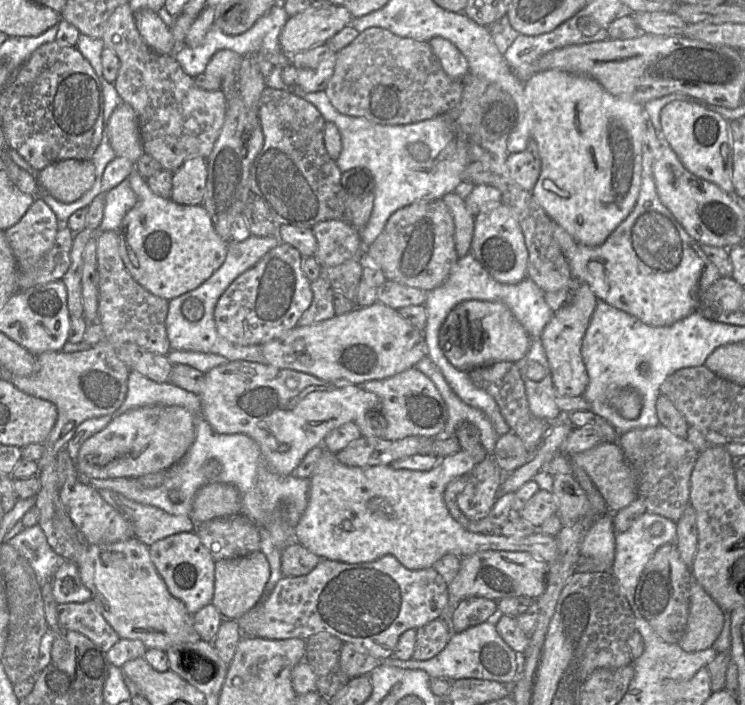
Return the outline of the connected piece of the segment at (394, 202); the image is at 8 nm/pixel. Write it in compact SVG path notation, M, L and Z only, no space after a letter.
M274 67L265 78L265 84L274 89L292 92L312 103L326 121L333 122L338 127L342 151L336 162L341 172L364 167L374 177L373 209L367 224L360 231L364 250L375 241L396 210L423 199L442 198L445 194L455 191L464 180L464 171L470 162L469 153L447 114L410 124L378 124L364 117L340 113L332 105L325 91L305 92L297 86L286 85L282 72L283 68Z

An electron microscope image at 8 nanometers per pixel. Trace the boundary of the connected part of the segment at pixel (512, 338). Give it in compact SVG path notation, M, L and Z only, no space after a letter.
M468 300L459 303L447 315L439 330L439 346L455 368L469 372L495 362L517 362L528 352L530 338L505 304Z

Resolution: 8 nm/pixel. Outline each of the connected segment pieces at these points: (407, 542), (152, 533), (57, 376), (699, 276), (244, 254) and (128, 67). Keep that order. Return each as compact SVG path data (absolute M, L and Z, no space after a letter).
M324 448L311 476L308 505L294 529L295 541L321 559L349 564L372 562L391 554L405 568L420 570L433 567L446 554L464 558L481 551L521 551L547 562L557 557L557 539L537 529L524 537L507 537L498 534L479 534L465 529L449 513L444 502L447 484L455 477L467 474L475 465L474 458L465 451L439 459L428 471L393 469L390 465L350 467L342 464L336 454Z
M101 489L99 493L105 502L131 523L135 538L148 547L168 536L194 532L196 529L196 524L189 516L169 514L154 506L137 503L112 490Z
M106 339L88 350L66 353L47 351L36 356L38 371L32 376L19 376L3 369L3 378L12 382L28 395L52 402L58 410L58 418L49 437L44 442L45 450L37 462L39 472L54 460L73 438L77 428L87 419L113 414L127 395L130 369L119 359L117 349Z
M646 117L642 143L641 182L635 206L603 244L596 247L578 244L573 256L568 259L574 279L586 283L598 300L634 316L644 324L655 327L670 326L695 312L701 293L721 277L717 268L702 252L701 245L686 233L657 195L653 164L660 153L661 144Z
M279 224L277 225L279 226L278 236L258 237L255 235L250 235L249 238L247 238L242 242L229 242L228 252L224 263L204 283L202 283L199 287L197 287L192 291L184 293L168 301L169 307L168 307L168 313L167 313L165 325L166 325L167 338L171 350L217 354L226 357L231 362L249 361L249 362L263 363L262 345L249 345L249 346L235 345L227 341L218 333L214 320L214 310L219 298L229 287L229 285L241 274L254 267L267 252L269 252L271 249L275 248L277 245L280 244L280 240L279 240L280 225Z
M129 3L117 7L110 15L110 17L108 18L105 24L104 32L101 37L101 40L104 46L106 48L111 49L119 59L118 75L113 84L117 93L121 97L122 102L131 105L137 115L140 137L141 137L141 142L142 142L142 147L144 152L151 155L153 158L155 158L161 164L163 169L169 170L174 173L176 170L180 168L180 166L185 161L189 159L195 157L203 157L208 160L209 156L213 152L214 146L221 134L225 122L226 111L227 111L227 98L222 90L207 91L199 88L195 84L194 78L187 75L183 71L179 63L175 60L174 55L159 55L155 53L153 50L151 50L148 47L148 45L145 43L141 35L138 33L133 14L134 13L131 11Z

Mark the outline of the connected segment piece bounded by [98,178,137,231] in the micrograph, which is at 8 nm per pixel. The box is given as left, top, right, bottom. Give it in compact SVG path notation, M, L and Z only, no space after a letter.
M129 179L106 192L105 209L100 231L118 231L127 212L137 203L137 196Z

